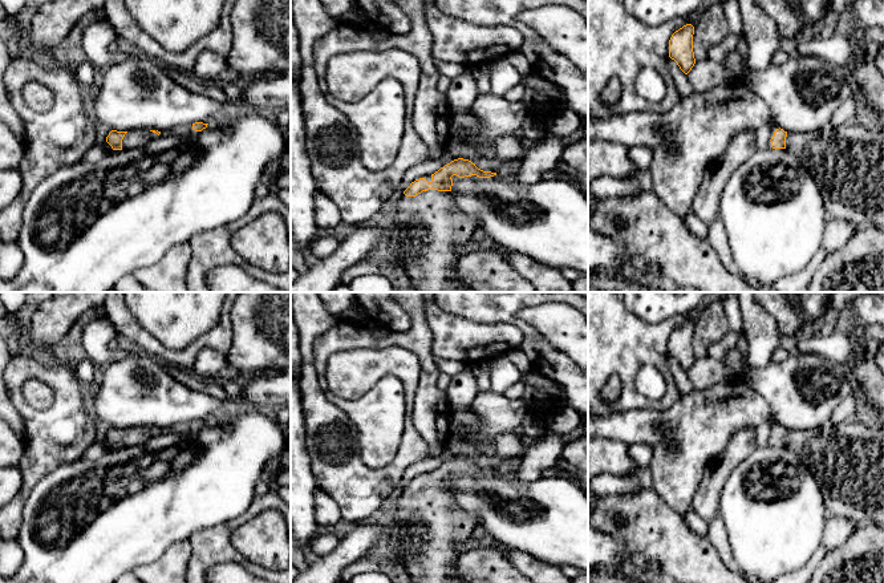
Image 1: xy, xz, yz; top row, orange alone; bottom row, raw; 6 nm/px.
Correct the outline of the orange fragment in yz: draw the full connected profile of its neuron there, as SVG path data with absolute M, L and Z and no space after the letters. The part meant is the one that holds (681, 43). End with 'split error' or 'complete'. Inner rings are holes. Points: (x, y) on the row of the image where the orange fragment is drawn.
M686 24L676 31L669 40L669 57L688 74L696 64L693 52L694 27Z | complete

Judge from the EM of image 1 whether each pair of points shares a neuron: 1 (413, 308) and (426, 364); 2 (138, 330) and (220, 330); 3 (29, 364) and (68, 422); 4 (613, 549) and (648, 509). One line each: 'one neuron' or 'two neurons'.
1: one neuron
2: one neuron
3: one neuron
4: two neurons

